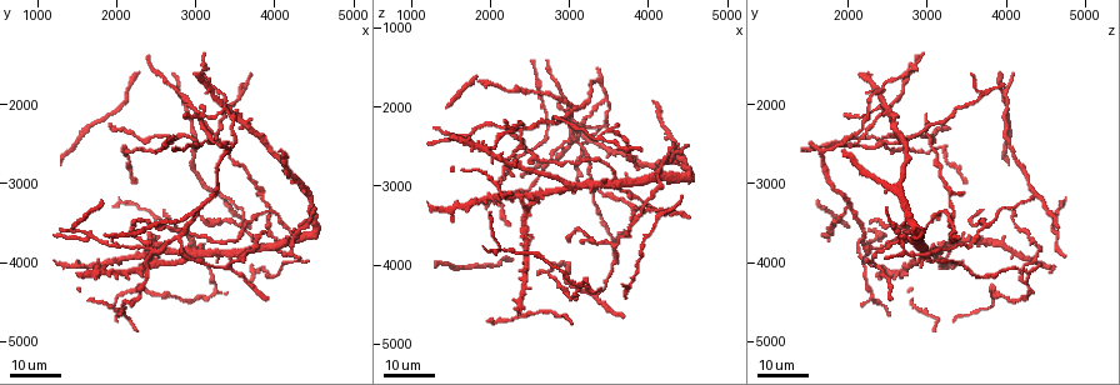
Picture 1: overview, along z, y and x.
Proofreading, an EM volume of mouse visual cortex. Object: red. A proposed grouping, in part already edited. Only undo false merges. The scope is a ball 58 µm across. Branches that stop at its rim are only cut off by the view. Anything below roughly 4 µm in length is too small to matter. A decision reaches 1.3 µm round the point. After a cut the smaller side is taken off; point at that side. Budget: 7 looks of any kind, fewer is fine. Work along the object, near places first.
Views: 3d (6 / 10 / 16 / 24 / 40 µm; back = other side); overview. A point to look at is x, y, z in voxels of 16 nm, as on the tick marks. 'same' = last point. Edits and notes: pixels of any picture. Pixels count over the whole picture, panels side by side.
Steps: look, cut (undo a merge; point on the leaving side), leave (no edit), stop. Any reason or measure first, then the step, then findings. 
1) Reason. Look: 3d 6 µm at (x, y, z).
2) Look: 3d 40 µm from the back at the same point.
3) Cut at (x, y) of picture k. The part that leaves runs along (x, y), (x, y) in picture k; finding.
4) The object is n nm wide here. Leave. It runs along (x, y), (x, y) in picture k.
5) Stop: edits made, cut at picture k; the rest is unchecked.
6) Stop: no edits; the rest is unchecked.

Four or more arms meet. Look: 3d 24 µm at (1650, 3650, 2350).

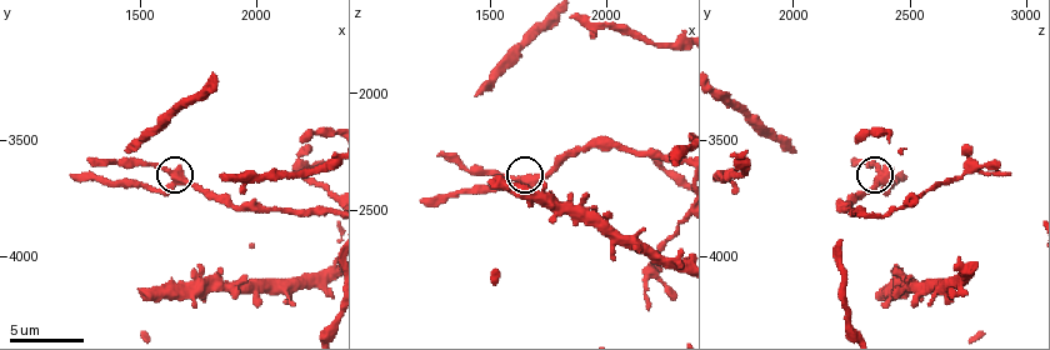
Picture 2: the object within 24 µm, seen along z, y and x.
Look: 3d 6 µm at (1650, 3670, 2390).

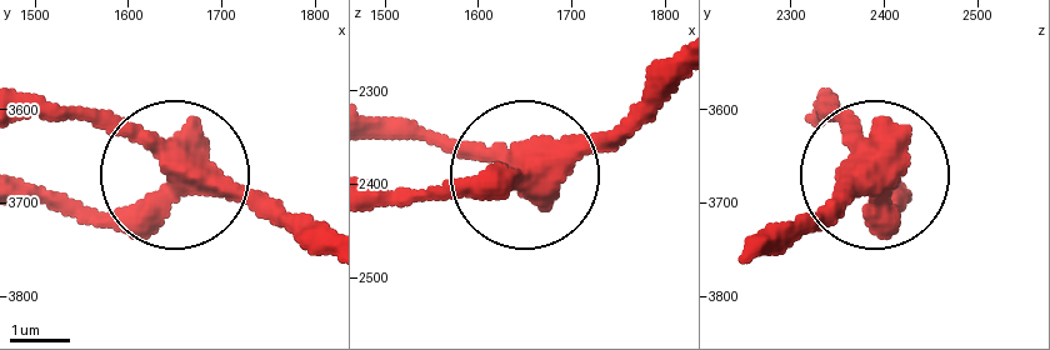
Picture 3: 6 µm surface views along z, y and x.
The object is 450 nm wide here. Leave. It runs along (321, 254), (233, 189), (158, 180), (113, 204), (24, 204) in picture 3; all the same cell.

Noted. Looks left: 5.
Arms part here. Look: 3d 16 µm at (3050, 2500, 2400).

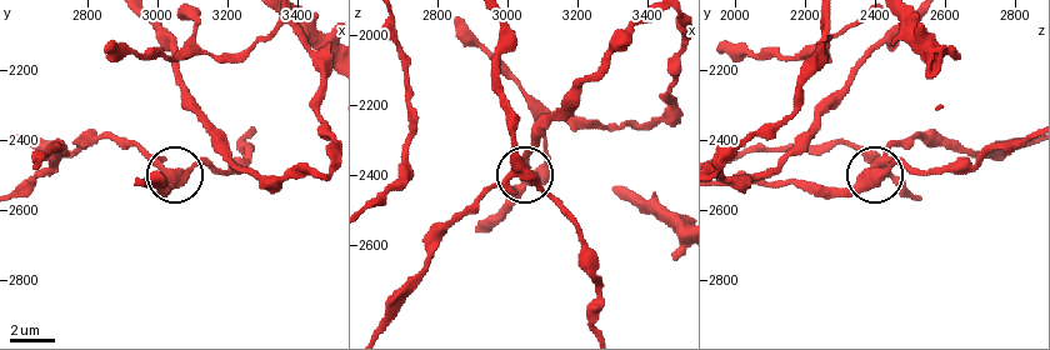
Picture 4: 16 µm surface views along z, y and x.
Look: 3d 10 µm at (3030, 2500, 2400).

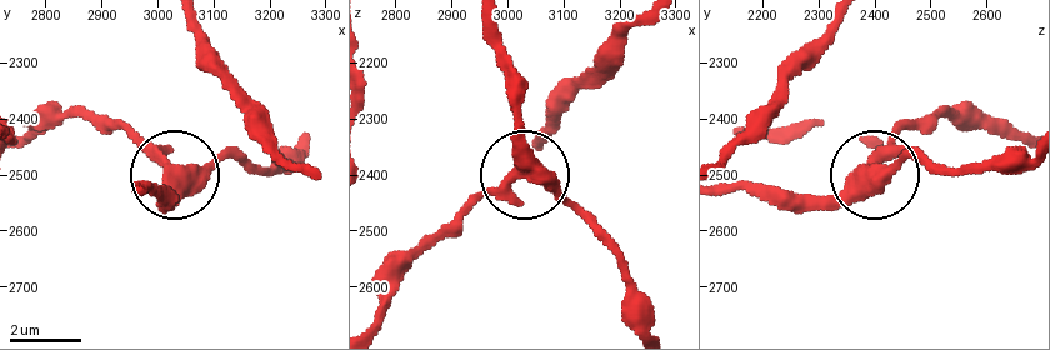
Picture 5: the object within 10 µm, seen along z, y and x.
3 arms meet here. Leave. One cell here.

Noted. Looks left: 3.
Arms run side by side. Look: 3d 16 µm at (3500, 3500, 3750).

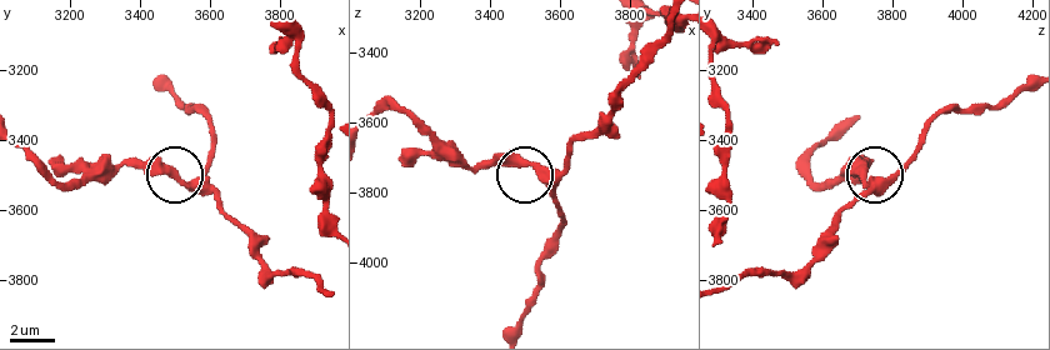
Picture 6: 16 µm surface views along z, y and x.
Closer look. Look: 3d 6 µm at (3540, 3530, 3740).

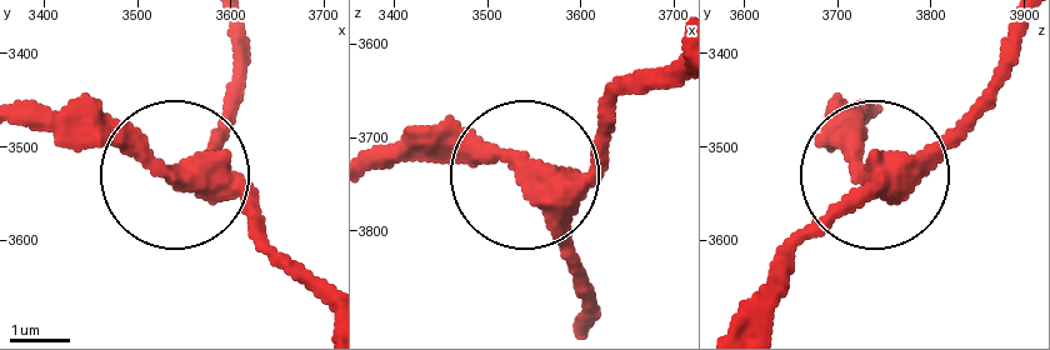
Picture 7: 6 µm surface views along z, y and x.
4 arms meet here. Leave. It runs along (320, 305), (245, 200), (126, 151), (71, 101) in picture 7; continuous, no second cell.

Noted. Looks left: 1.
Stop: no edits; the rest is unchecked.

